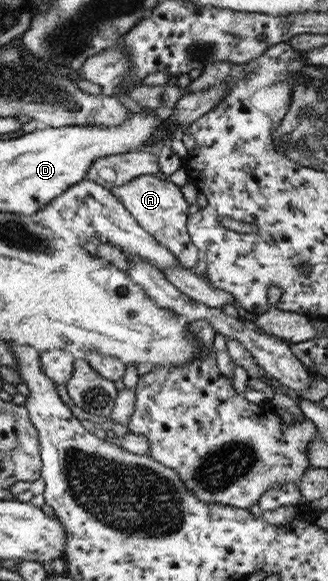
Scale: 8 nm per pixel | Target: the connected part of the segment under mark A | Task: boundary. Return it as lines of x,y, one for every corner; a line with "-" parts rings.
139,175
119,187
110,187
114,198
133,216
137,225
144,229
155,241
168,249
175,257
177,265
192,270
199,269
201,257
198,249
192,244
186,230
188,218
187,207
180,187
169,179
162,180
154,175

